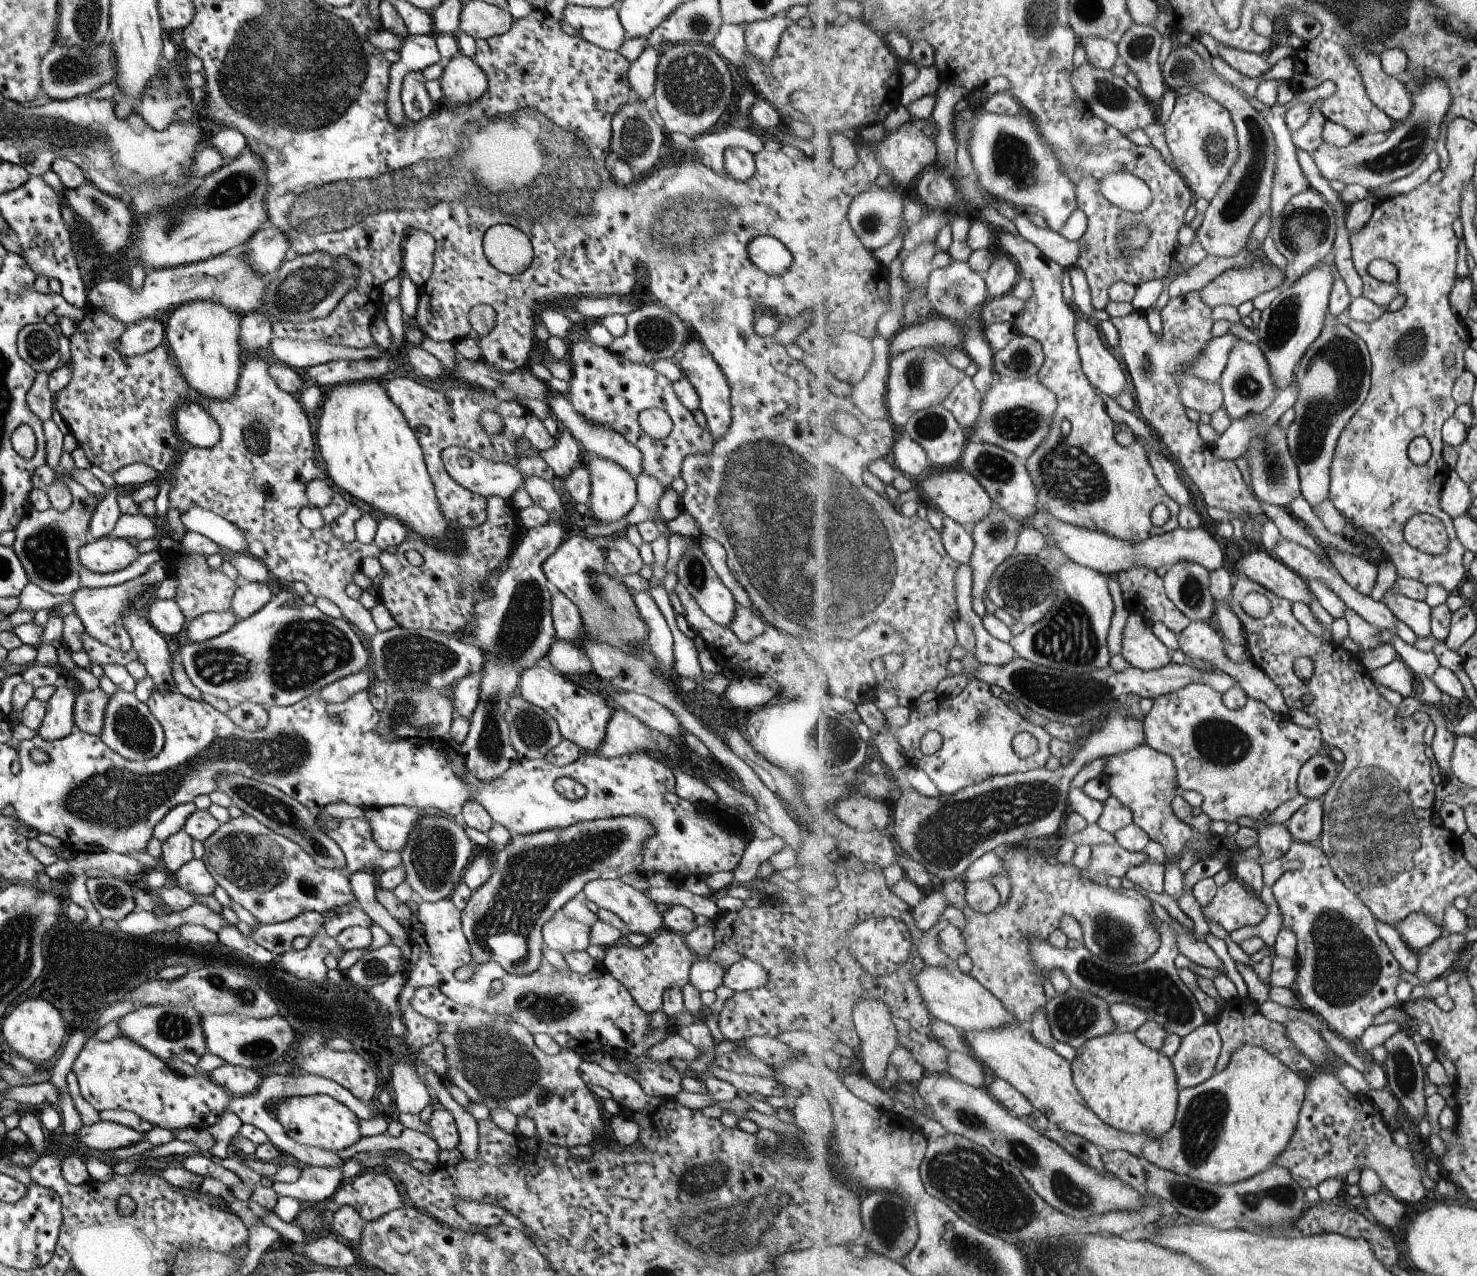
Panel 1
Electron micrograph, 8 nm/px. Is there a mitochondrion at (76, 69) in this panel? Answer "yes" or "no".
yes

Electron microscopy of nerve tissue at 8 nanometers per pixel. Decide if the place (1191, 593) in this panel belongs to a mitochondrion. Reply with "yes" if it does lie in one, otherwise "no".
yes

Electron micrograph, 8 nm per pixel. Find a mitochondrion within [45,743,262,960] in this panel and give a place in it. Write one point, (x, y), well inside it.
(111, 898)

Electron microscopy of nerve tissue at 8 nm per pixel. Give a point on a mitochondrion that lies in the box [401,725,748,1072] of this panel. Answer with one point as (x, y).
(536, 872)

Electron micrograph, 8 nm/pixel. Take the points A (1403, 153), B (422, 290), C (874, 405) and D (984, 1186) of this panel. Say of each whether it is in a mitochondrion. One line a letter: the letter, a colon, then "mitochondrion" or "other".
A: mitochondrion
B: other
C: other
D: mitochondrion

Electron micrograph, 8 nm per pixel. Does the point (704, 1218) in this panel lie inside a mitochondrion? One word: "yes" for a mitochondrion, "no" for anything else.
yes

